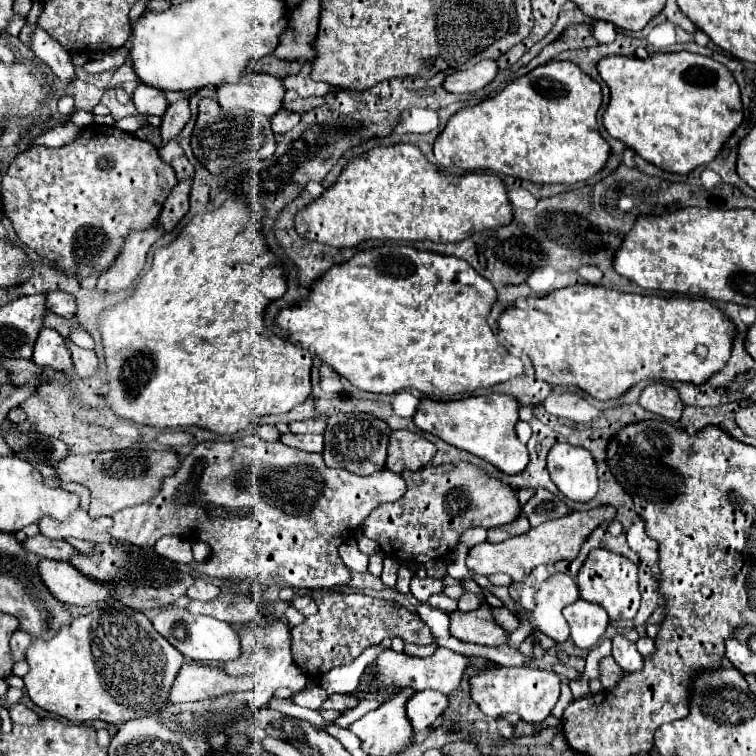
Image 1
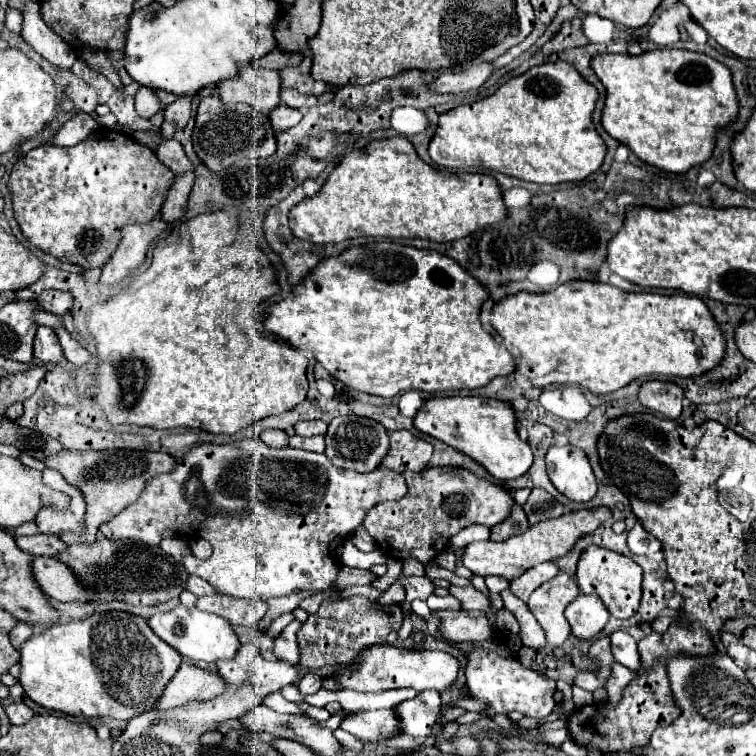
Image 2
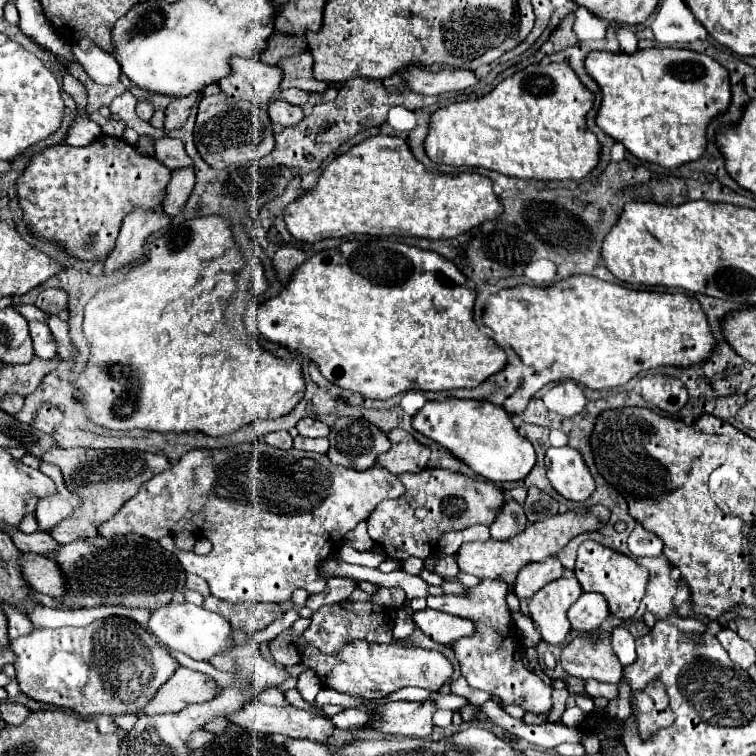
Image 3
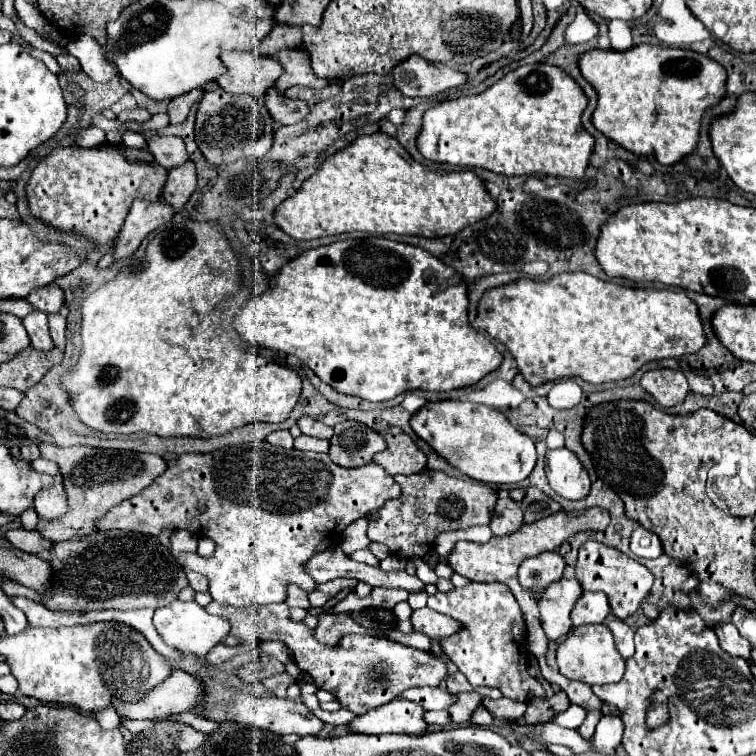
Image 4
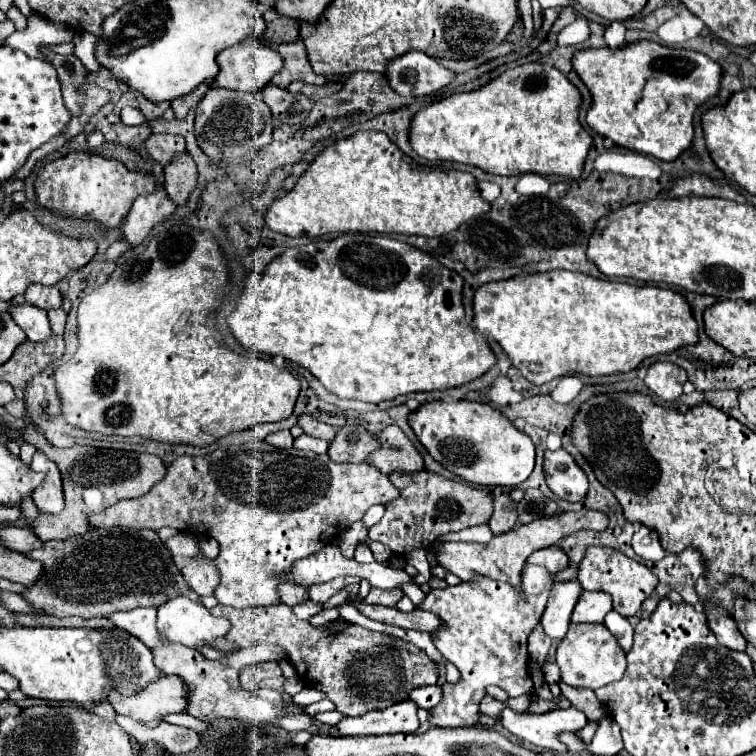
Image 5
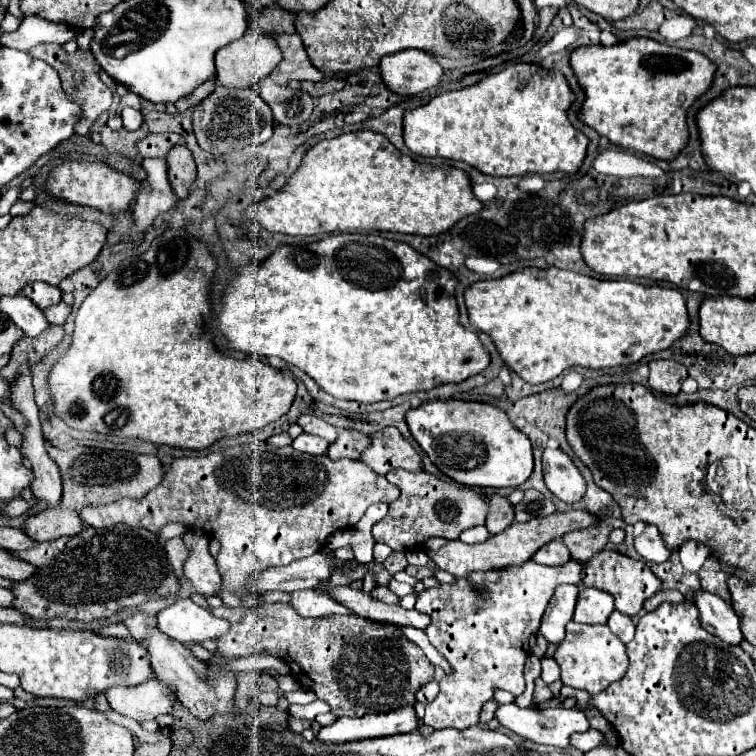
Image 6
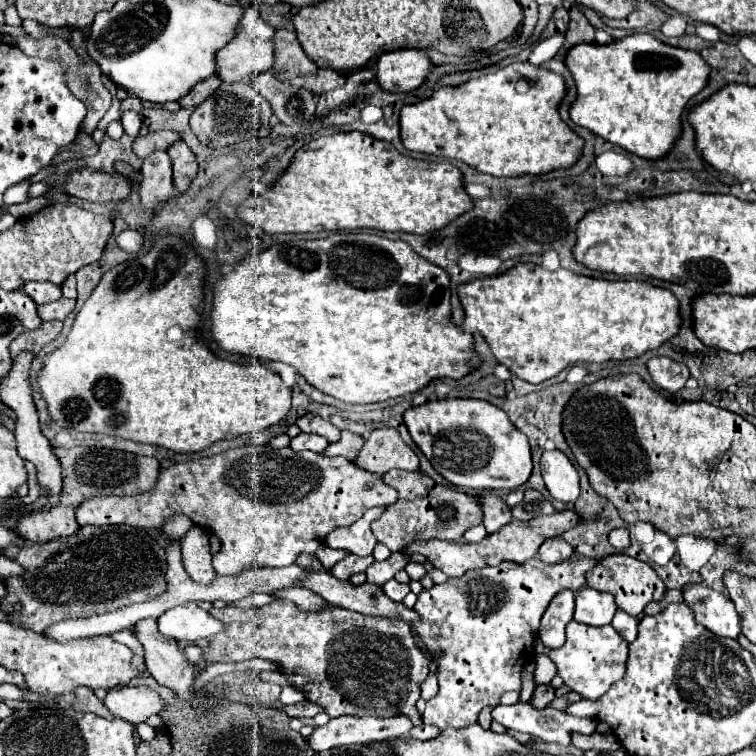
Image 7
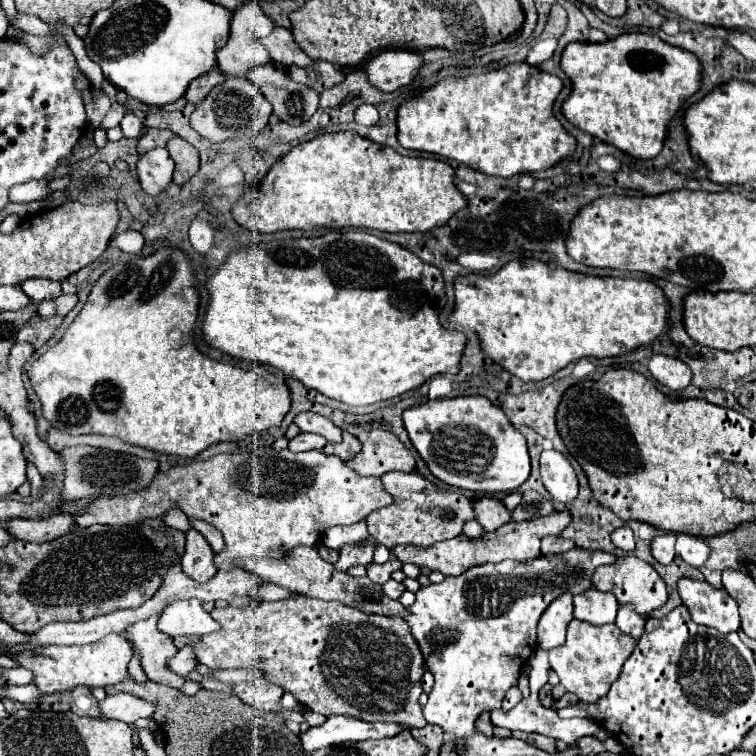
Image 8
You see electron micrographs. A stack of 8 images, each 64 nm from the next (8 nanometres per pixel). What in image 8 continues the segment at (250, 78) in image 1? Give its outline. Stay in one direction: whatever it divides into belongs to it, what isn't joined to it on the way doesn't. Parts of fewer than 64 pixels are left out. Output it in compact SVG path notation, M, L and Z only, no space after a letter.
M246 2L244 6L240 6L234 12L232 30L230 30L230 38L228 38L226 46L216 52L220 72L226 74L226 76L246 76L248 68L256 68L260 64L268 64L270 56L268 56L268 50L264 48L264 44L260 44L260 38L268 36L274 28L276 28L276 24L258 8L256 2Z

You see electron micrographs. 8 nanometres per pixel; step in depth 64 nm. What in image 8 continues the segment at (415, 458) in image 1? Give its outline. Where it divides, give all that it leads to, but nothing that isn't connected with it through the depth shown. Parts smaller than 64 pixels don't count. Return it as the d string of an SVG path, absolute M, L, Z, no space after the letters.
M372 430L362 450L348 462L362 476L382 476L392 470L414 472L416 460L410 450L388 430Z

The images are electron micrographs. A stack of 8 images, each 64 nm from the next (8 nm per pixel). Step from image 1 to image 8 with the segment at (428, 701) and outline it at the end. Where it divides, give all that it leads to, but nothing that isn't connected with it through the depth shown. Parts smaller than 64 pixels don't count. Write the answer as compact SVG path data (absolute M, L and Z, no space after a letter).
M332 716L322 726L312 726L308 732L302 732L300 740L306 752L314 752L330 744L390 738L402 730L406 730L404 724L372 724L352 716Z

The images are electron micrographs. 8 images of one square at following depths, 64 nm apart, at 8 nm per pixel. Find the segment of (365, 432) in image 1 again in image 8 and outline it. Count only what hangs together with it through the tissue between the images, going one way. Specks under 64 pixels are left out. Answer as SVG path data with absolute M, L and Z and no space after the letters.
M344 432L342 442L340 442L340 444L326 444L324 452L326 452L328 456L340 456L340 458L346 462L346 460L354 458L354 456L360 452L360 448L362 448L360 440L358 440L356 436L352 436L352 434Z

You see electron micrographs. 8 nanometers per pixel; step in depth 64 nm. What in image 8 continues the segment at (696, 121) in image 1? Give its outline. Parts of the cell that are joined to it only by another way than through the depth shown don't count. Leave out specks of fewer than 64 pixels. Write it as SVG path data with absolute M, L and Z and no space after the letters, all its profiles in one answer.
M628 32L602 44L572 42L564 48L560 64L574 86L562 106L568 122L640 160L660 154L670 120L700 90L702 80L700 60L692 52L642 32Z

